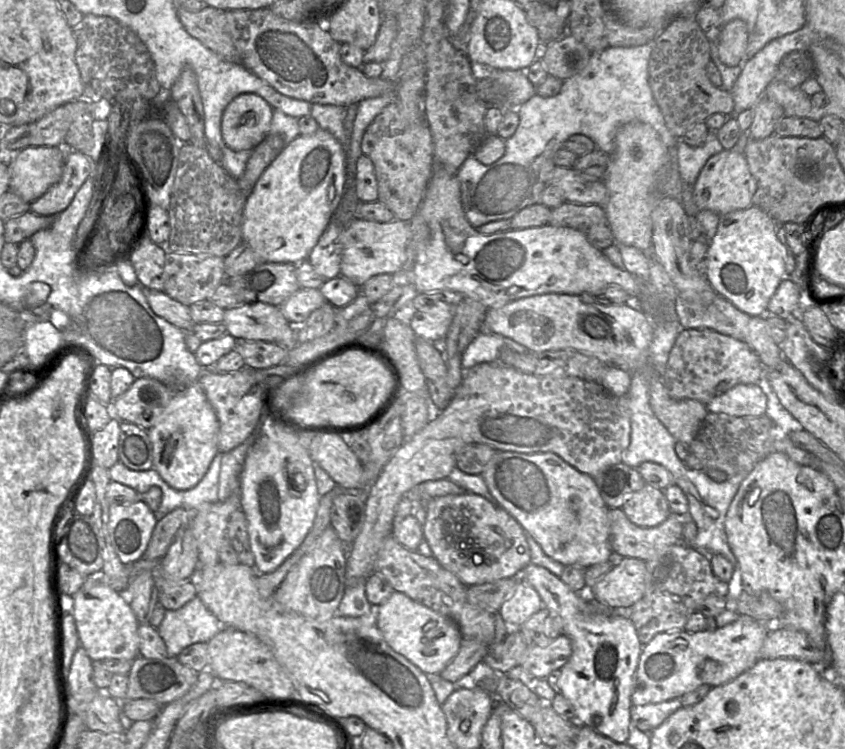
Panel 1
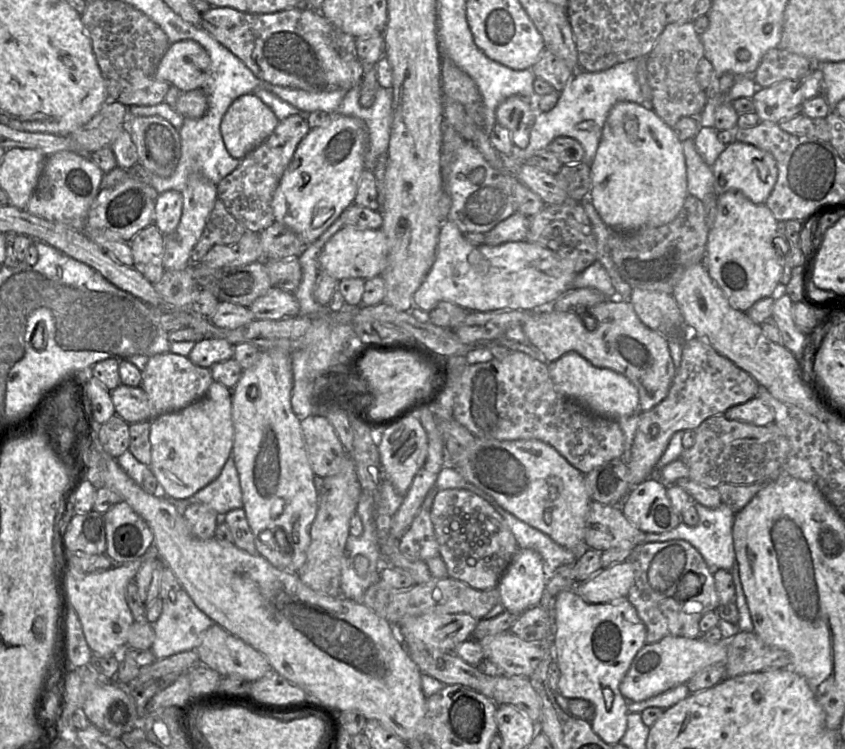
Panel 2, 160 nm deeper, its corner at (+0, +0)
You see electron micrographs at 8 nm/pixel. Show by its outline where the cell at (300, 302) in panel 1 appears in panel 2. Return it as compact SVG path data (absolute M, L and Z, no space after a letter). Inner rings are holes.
M271 288L249 307L254 320L281 320L299 315L299 303L293 293Z

